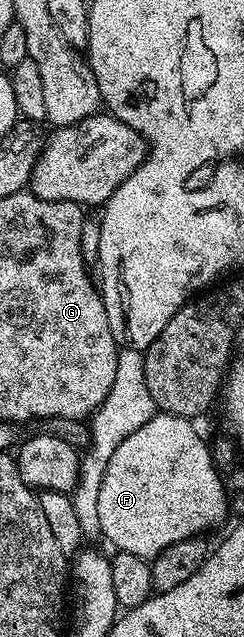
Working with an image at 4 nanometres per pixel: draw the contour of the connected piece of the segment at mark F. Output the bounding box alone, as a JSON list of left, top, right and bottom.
[97,412,227,559]

